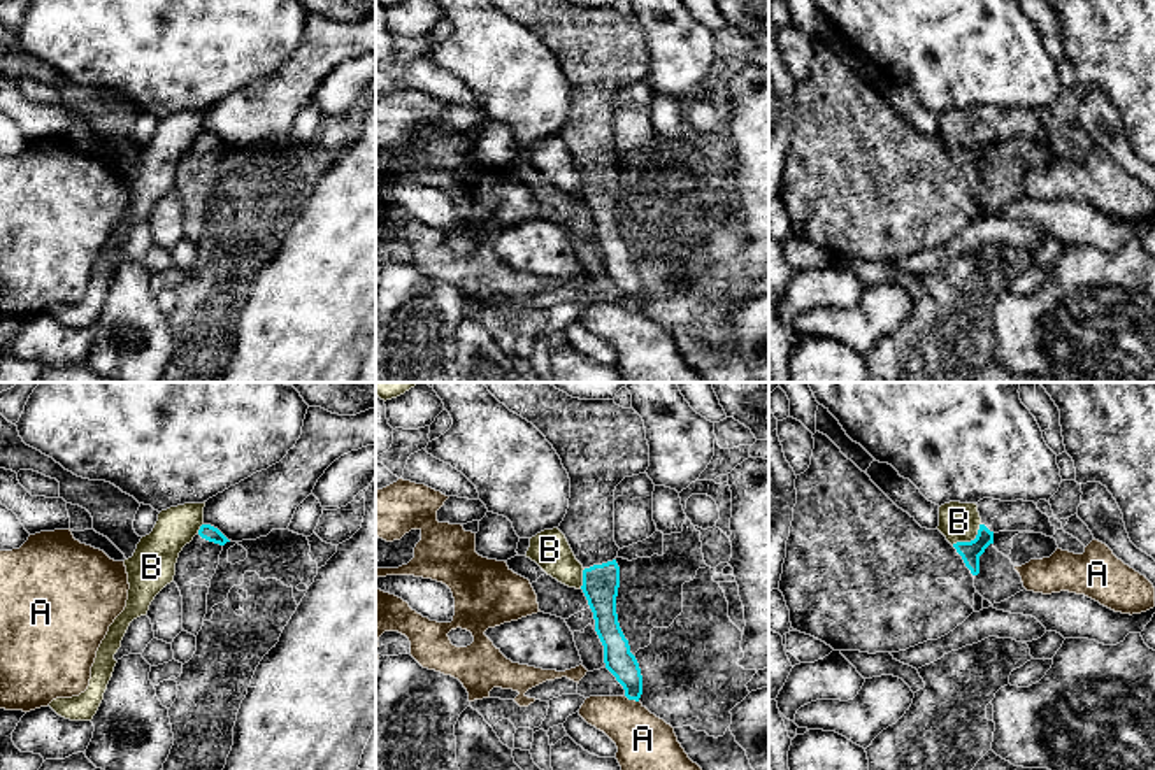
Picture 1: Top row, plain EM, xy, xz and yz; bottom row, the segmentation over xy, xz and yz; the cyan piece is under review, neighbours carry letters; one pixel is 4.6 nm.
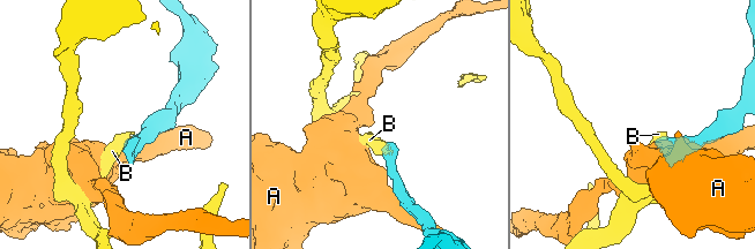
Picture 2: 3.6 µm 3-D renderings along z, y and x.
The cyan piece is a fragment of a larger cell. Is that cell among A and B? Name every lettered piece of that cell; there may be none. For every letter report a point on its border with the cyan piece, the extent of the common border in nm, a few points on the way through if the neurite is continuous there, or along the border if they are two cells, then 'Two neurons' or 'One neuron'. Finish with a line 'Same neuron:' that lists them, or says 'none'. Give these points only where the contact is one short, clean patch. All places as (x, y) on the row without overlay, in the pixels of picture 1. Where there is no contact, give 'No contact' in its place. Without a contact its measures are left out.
A: Touches cyan at xz (632, 306). Shared border 70 nm. Two neurons
B: Touches cyan at yz (971, 148). Shared border 170 nm. Boundary: yz (980, 130), (978, 141), (973, 146), (952, 151). Two neurons
Same neuron: none

